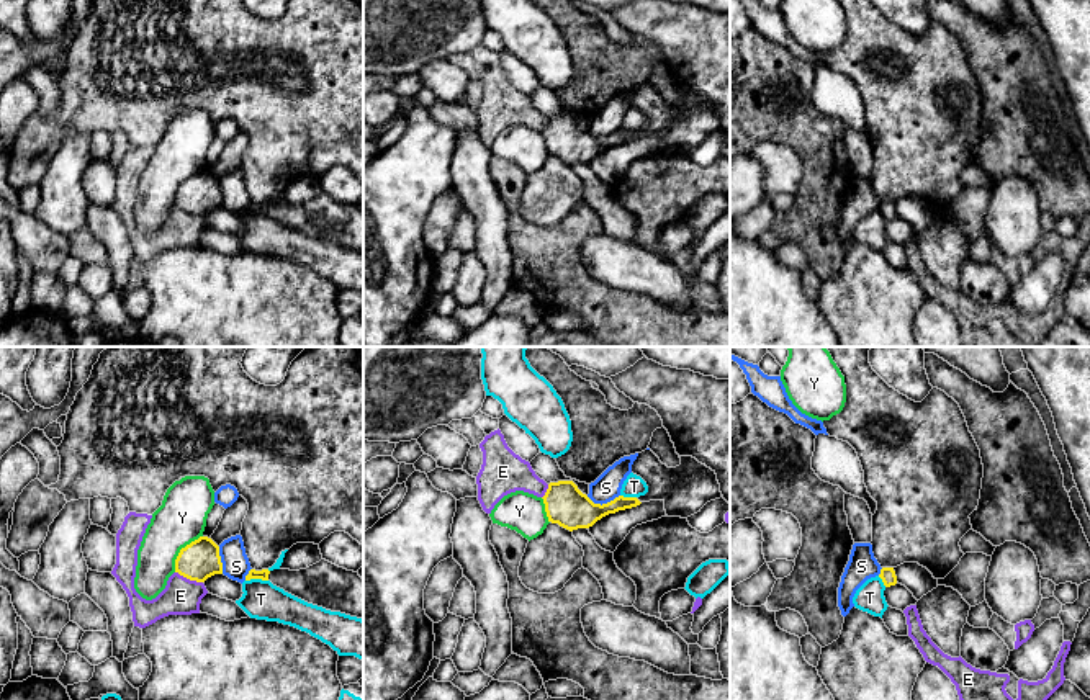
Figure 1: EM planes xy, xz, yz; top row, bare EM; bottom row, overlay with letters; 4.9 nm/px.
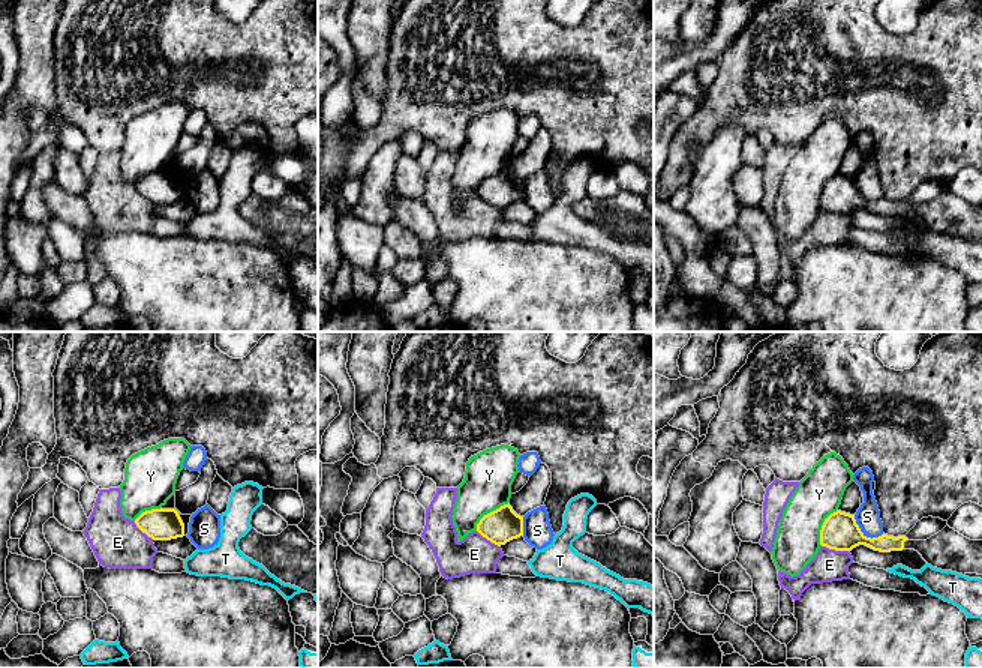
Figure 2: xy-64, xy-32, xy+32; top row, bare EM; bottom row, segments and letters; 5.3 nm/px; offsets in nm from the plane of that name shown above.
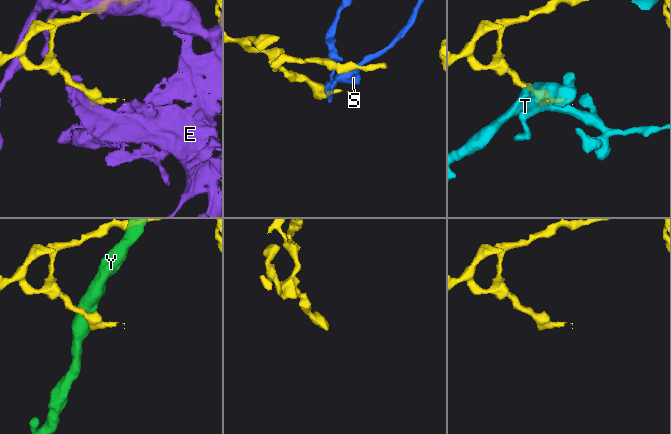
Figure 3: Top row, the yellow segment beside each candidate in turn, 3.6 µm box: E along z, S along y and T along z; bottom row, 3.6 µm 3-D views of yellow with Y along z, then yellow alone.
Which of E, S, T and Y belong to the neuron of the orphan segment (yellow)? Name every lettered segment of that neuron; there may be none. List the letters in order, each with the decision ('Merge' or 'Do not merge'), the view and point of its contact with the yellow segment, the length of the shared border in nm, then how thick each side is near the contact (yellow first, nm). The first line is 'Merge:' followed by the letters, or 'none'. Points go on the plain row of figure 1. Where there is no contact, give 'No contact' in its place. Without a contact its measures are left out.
Merge: none
E: Do not merge. Touches yellow at xy (189, 211). Shared border 150 nm. Thickness 190 nm (yellow) against 180 nm
S: Do not merge. Touches yellow at xz (603, 138). Shared border 170 nm. Thickness 200 nm (yellow) against 140 nm
T: Do not merge. Touches yellow at xy (256, 211). Shared border 110 nm. Thickness 50 nm (yellow) against 190 nm
Y: Do not merge. Touches yellow at xy (180, 183). Shared border 240 nm. Thickness 190 nm (yellow) against 240 nm

